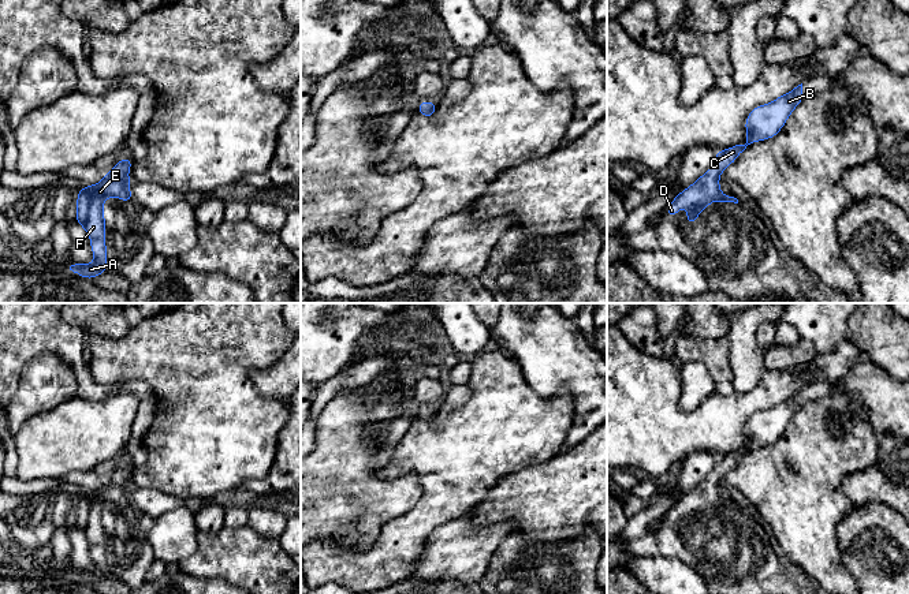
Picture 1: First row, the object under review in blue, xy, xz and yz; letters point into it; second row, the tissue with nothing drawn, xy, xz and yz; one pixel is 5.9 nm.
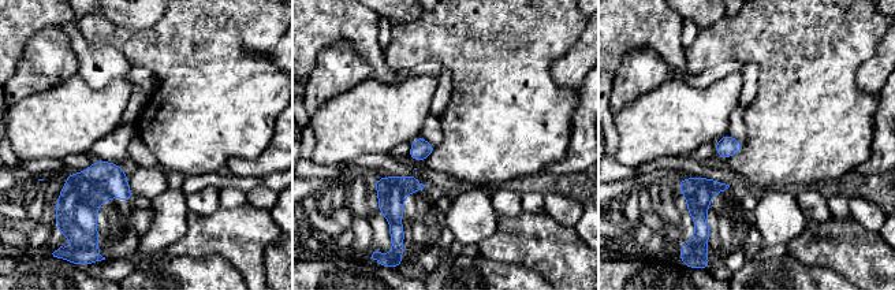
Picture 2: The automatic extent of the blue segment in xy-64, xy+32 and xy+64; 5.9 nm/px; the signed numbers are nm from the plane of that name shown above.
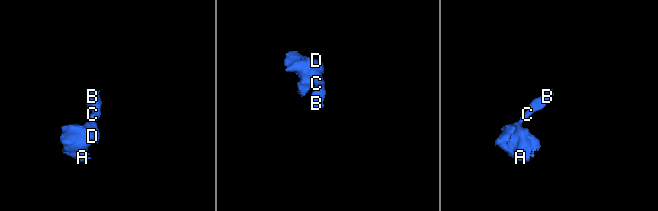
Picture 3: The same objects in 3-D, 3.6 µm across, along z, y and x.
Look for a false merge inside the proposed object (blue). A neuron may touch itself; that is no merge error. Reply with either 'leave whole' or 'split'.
leave whole

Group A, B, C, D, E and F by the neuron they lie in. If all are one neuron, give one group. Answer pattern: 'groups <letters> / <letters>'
groups A B C D E F

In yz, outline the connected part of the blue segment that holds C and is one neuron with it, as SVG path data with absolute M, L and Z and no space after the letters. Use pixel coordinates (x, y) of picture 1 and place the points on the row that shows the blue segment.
M802 83L776 100L755 107L745 119L746 143L718 150L714 167L700 176L693 184L681 191L667 206L666 214L675 218L683 203L689 213L685 220L688 225L697 223L698 213L711 205L715 198L718 205L727 202L738 203L734 197L724 195L719 190L719 175L733 164L748 145L774 138L785 126L794 108L804 100Z

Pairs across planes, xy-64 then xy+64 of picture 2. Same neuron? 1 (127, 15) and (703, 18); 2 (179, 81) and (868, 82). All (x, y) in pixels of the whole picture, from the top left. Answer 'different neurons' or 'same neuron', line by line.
1: same neuron
2: different neurons

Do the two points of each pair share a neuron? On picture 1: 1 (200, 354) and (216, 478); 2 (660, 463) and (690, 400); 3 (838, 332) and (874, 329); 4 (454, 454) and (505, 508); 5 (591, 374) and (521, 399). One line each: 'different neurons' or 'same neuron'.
1: same neuron
2: different neurons
3: different neurons
4: different neurons
5: different neurons

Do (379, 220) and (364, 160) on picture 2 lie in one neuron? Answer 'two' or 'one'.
two

